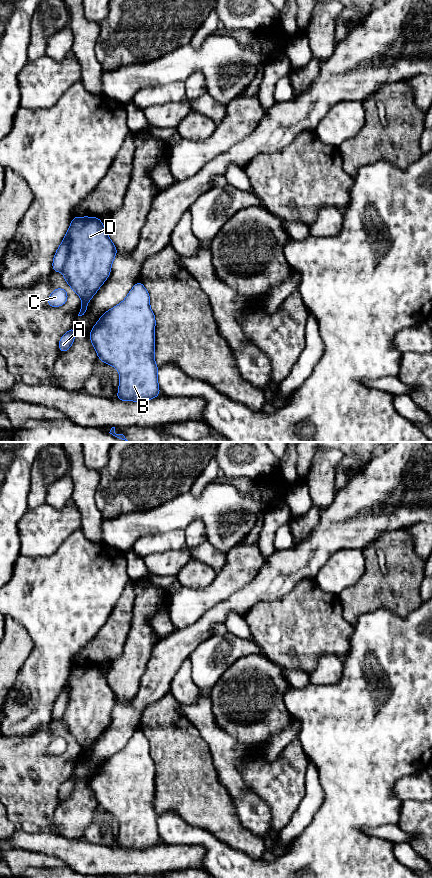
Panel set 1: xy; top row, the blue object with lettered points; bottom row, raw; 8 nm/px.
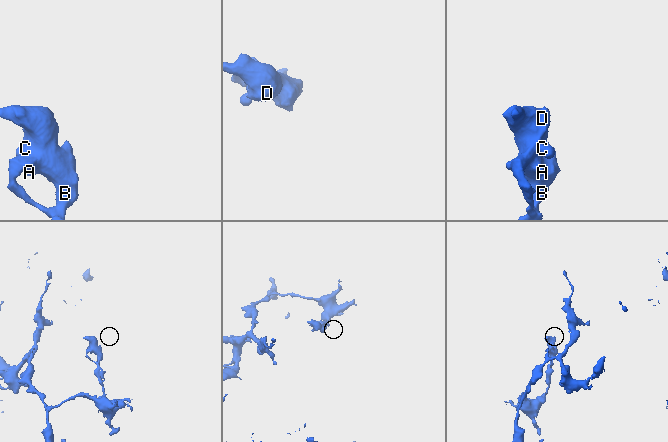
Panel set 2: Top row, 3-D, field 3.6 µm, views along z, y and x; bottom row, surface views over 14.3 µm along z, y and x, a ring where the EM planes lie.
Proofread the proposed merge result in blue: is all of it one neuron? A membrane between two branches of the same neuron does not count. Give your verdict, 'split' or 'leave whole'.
leave whole

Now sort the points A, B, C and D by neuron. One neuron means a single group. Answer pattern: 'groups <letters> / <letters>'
groups A B C D

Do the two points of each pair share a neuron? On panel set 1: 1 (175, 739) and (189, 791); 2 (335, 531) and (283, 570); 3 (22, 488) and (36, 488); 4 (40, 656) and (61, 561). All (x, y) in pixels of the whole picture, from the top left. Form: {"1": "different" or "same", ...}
{"1": "same", "2": "same", "3": "different", "4": "same"}

